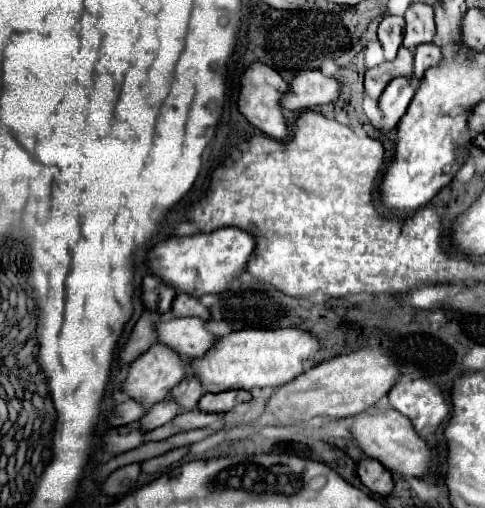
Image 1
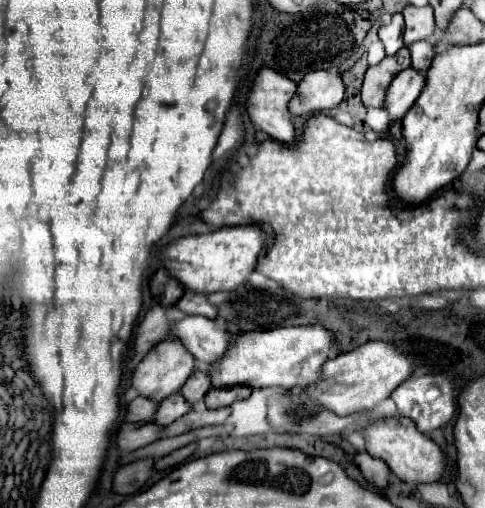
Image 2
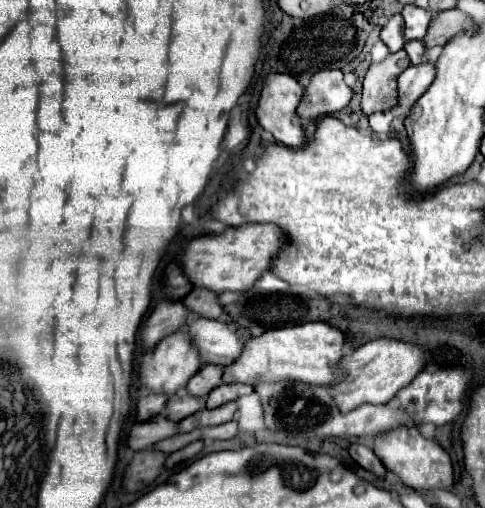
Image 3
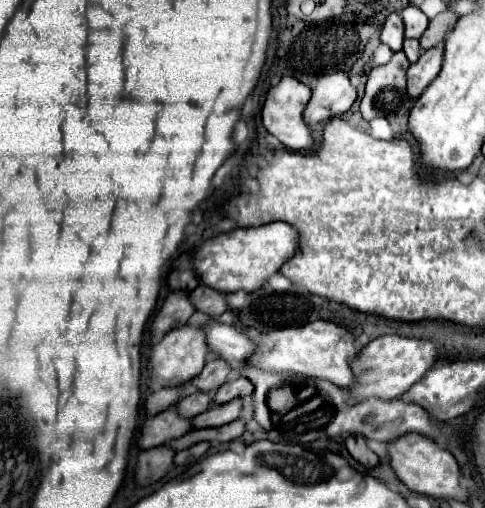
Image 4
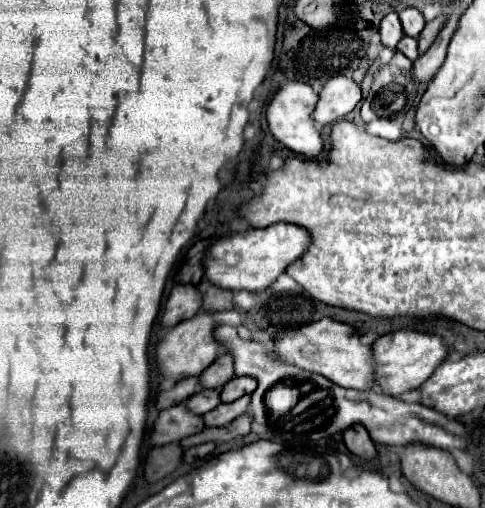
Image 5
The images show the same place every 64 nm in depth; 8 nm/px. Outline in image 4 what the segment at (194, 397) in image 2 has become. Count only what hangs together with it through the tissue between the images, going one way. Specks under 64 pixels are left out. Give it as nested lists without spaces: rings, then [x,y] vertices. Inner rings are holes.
[[[212,356],[204,370],[200,372],[200,376],[196,376],[192,380],[192,384],[198,388],[198,390],[204,390],[204,392],[210,392],[210,390],[218,390],[226,378],[230,374],[230,364],[224,360],[224,358],[218,358],[218,356]]]

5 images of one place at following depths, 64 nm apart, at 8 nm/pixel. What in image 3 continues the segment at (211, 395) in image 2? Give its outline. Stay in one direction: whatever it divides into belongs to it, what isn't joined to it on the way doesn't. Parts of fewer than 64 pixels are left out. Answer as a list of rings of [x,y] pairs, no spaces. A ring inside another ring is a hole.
[[[222,384],[222,386],[214,388],[212,394],[208,394],[206,406],[208,408],[216,408],[216,406],[222,406],[226,402],[238,400],[240,396],[252,394],[252,392],[254,392],[254,388],[250,384]]]

